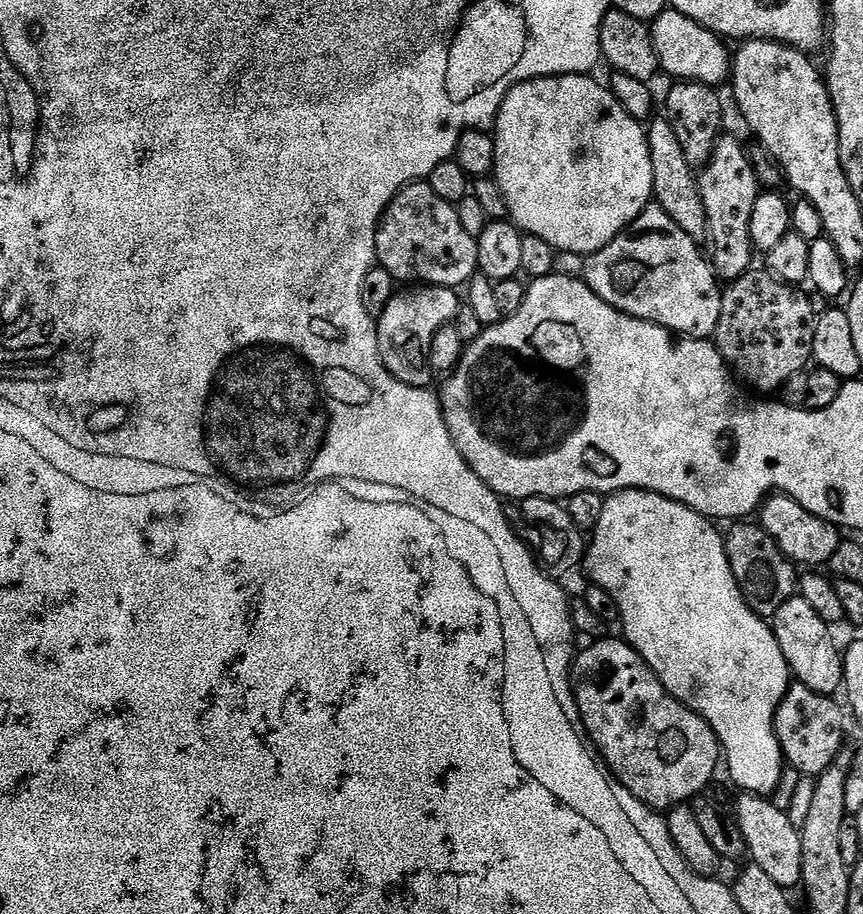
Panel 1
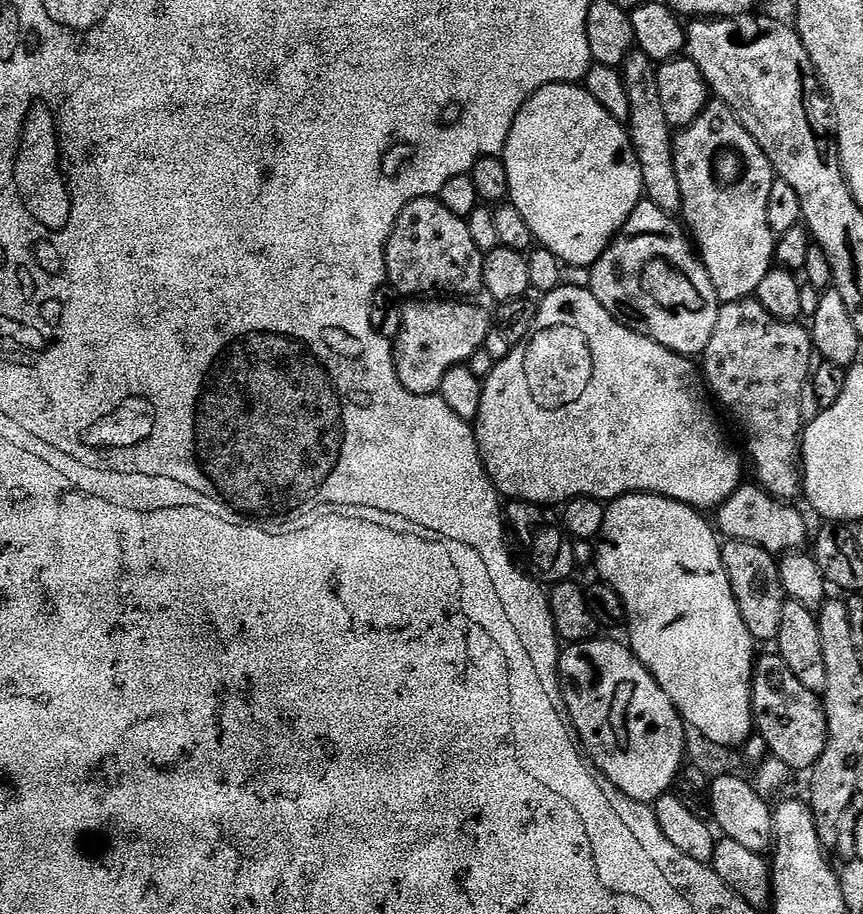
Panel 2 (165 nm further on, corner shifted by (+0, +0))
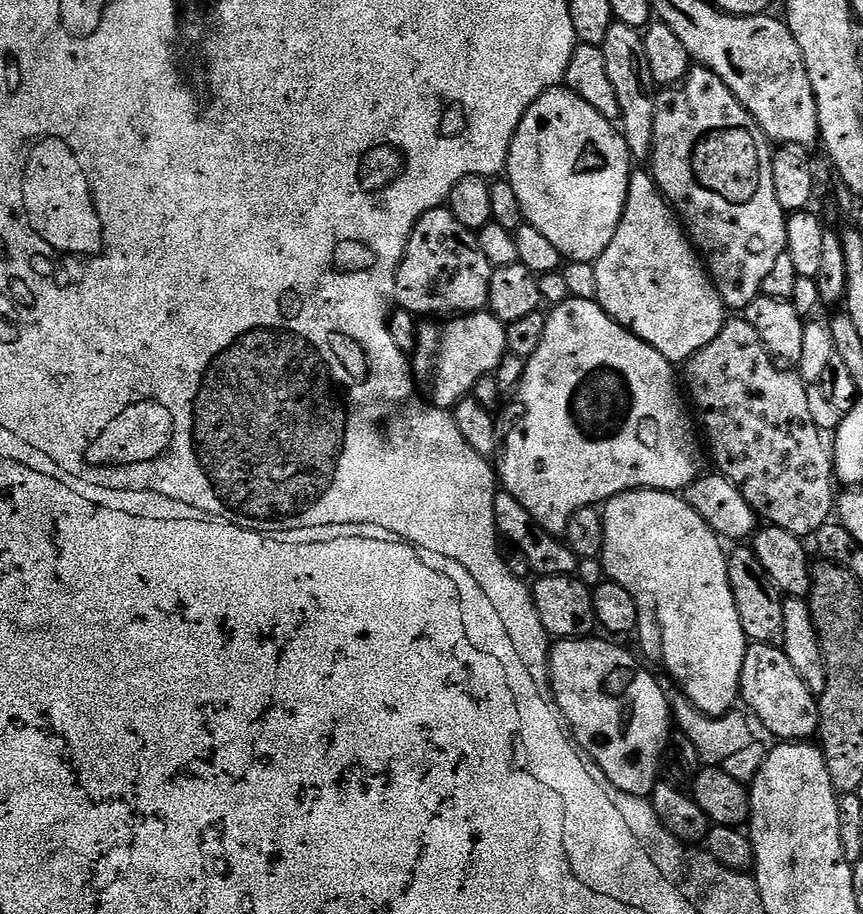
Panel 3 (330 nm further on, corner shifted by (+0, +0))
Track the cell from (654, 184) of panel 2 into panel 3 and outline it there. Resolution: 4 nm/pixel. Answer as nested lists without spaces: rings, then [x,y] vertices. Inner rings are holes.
[[[614,22],[610,30],[606,30],[602,47],[606,58],[606,74],[610,74],[610,82],[614,82],[614,94],[618,94],[618,127],[624,133],[624,141],[632,152],[633,161],[647,161],[652,154],[656,97],[650,66],[646,62],[643,35],[637,29]]]

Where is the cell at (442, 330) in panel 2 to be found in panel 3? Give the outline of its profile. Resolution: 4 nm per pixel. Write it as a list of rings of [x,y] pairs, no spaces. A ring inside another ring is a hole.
[[[487,310],[457,315],[449,324],[424,322],[416,333],[416,351],[411,353],[412,375],[419,391],[437,408],[451,410],[471,393],[478,378],[495,373],[506,354],[505,325]]]

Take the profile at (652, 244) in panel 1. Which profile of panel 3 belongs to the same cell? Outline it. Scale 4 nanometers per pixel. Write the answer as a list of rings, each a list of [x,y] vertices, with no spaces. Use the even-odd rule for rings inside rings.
[[[633,171],[628,197],[620,224],[610,246],[594,262],[598,290],[595,301],[612,320],[618,321],[628,332],[649,344],[658,354],[680,366],[702,346],[714,342],[726,319],[722,298],[716,293],[712,277],[708,275],[693,243],[688,239],[677,215],[665,200],[651,171]]]

